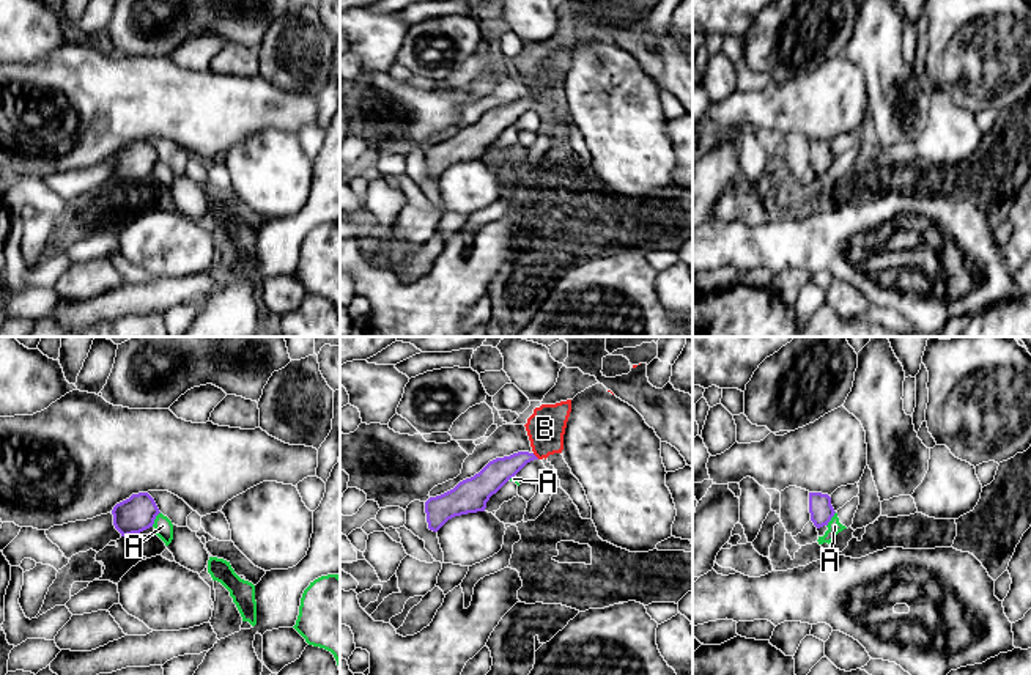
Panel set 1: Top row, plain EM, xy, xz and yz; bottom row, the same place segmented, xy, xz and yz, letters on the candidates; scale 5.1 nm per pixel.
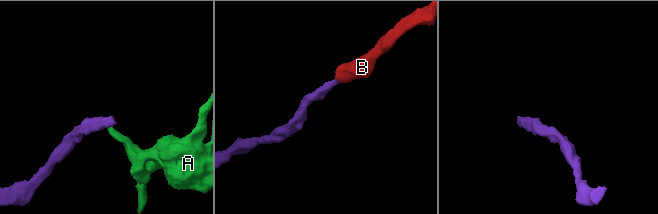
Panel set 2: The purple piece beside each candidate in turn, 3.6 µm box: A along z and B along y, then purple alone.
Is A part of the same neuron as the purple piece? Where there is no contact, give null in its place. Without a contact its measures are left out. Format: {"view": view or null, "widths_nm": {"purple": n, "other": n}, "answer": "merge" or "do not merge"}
{"view": "xy", "widths_nm": {"purple": 190, "other": 100}, "answer": "do not merge"}

